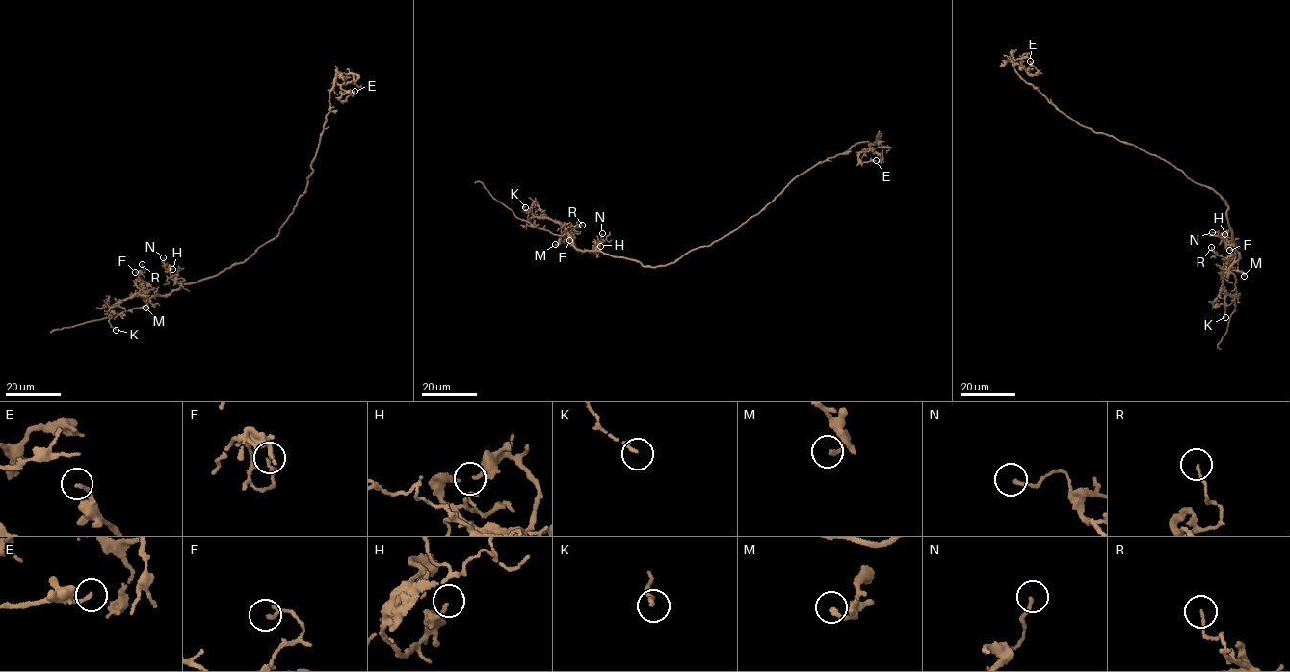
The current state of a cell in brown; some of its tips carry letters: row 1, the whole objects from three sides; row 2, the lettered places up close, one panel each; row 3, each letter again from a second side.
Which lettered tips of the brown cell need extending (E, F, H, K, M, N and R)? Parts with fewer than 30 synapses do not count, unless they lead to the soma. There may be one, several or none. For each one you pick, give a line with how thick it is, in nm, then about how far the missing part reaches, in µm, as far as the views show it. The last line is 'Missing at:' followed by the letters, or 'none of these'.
Missing at: none of these

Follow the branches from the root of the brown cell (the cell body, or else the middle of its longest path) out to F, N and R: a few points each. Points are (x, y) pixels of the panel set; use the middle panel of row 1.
F: (696, 249), (673, 262), (652, 268), (599, 251), (578, 249), (566, 231), (568, 244), (569, 240)
N: (696, 249), (665, 265), (644, 267), (635, 260), (600, 252), (596, 241), (600, 240), (602, 233)
R: (696, 249), (665, 265), (644, 267), (625, 257), (578, 249), (566, 231), (567, 236), (570, 230), (582, 225)

